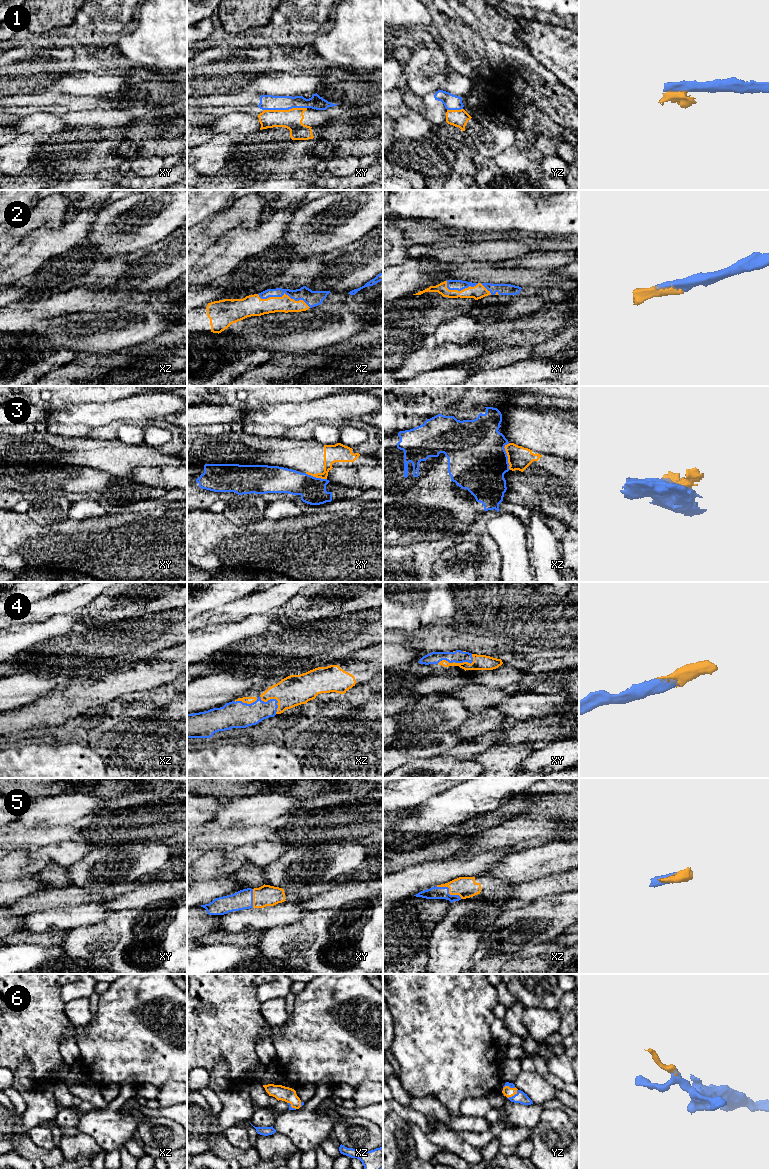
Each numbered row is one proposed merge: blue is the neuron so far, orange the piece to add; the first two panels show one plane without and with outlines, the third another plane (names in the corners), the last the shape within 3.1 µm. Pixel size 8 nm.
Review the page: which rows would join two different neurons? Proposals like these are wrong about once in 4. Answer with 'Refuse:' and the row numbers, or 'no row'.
Refuse: 1, 3

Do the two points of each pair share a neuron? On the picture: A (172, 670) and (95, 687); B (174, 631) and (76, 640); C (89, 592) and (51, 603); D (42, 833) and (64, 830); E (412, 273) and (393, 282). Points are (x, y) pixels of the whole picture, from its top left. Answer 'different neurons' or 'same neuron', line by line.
A: same neuron
B: same neuron
C: same neuron
D: same neuron
E: same neuron

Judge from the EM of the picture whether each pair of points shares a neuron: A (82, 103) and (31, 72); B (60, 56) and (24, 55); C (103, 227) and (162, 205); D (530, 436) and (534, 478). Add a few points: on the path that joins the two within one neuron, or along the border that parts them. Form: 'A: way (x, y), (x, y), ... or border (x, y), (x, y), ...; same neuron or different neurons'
A: border (53, 90), (35, 91), (30, 94); different neurons
B: way (50, 62), (30, 62); same neuron
C: way (118, 227), (128, 226), (147, 216); same neuron
D: border (532, 450), (553, 453), (555, 455); different neurons

